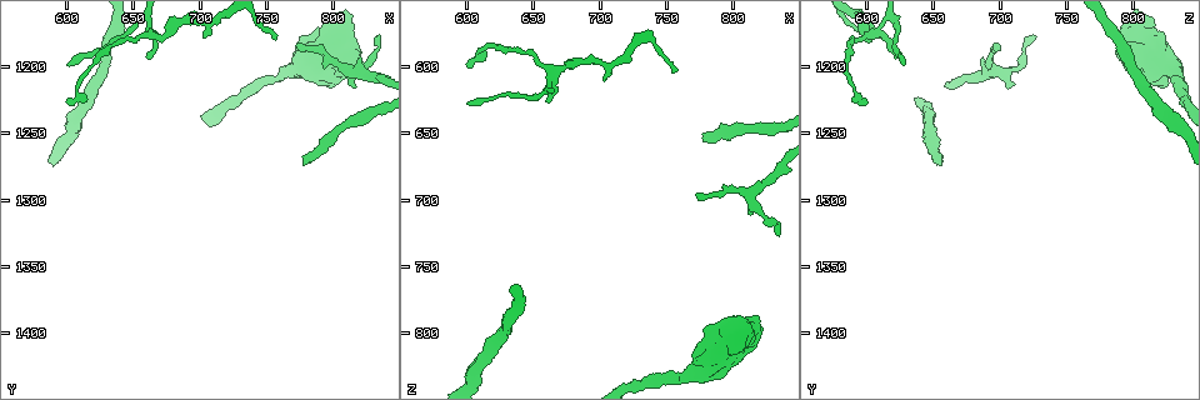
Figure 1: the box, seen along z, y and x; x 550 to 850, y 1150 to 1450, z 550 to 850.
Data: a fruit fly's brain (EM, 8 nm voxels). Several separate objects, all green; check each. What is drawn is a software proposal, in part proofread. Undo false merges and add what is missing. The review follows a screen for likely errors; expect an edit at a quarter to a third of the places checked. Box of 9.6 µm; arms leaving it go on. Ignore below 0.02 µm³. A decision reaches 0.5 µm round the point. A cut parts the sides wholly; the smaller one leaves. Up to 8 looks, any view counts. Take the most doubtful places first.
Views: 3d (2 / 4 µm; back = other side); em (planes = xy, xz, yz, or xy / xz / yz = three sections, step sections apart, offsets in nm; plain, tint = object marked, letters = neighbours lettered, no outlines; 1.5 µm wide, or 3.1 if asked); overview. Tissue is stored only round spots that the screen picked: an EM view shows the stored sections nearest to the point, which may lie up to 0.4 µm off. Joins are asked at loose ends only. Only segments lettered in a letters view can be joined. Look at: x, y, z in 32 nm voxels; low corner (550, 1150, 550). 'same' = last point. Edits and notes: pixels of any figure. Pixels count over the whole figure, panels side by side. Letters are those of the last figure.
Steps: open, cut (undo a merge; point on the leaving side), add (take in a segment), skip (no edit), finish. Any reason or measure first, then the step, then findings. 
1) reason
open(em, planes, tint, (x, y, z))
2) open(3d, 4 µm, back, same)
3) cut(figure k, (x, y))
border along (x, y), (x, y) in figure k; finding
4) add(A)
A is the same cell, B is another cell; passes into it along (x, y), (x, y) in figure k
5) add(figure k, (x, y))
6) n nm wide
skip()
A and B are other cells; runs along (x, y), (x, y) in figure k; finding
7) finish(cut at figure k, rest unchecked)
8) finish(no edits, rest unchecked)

branch stops here
open(em, planes, letters, (600, 1226, 600))

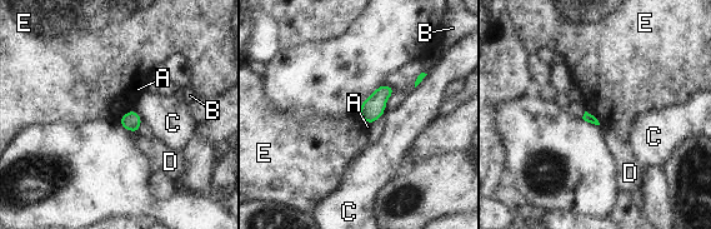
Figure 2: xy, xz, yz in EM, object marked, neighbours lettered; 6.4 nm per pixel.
skip()
A, B, C, D and E are other cells; border along (133, 108), (118, 122) in figure 2; no lettered segment goes on from it

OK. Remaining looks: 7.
branch stops here
open(3d, 2 µm, (778, 1272, 656))

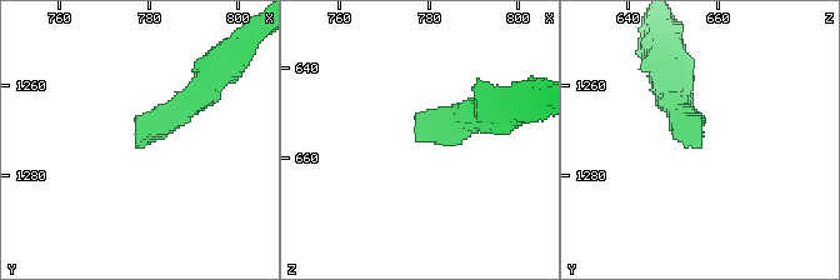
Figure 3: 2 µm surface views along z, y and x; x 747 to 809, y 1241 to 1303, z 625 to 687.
need the tissue
open(em, planes, letters, (777, 1274, 656))

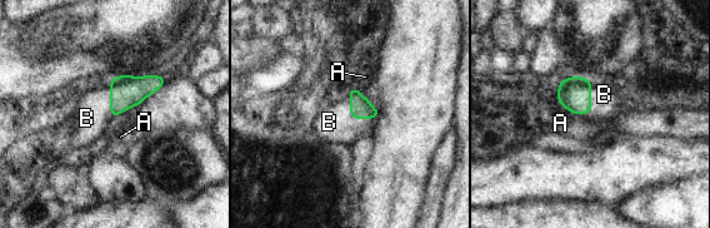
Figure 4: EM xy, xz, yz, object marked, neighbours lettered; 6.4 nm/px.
add(B)
B is the same cell, A is another cell; passes into it along (360, 108), (350, 115), (329, 122) in figure 4; it goes on there

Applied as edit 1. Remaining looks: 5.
a fork
open(em, planes, letters, (662, 1176, 602))

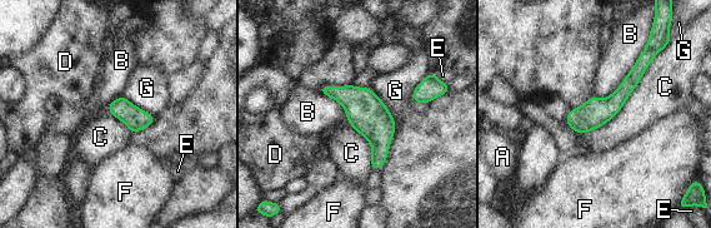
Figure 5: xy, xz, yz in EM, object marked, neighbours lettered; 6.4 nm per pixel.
C touches over 650 nm
skip()
A, B, C, D, E, F and G are other cells; runs along (641, 69), (604, 110), (570, 122) in figure 5; all the same neuron

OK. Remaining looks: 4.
finish(add at figure 4, rest unchecked)

